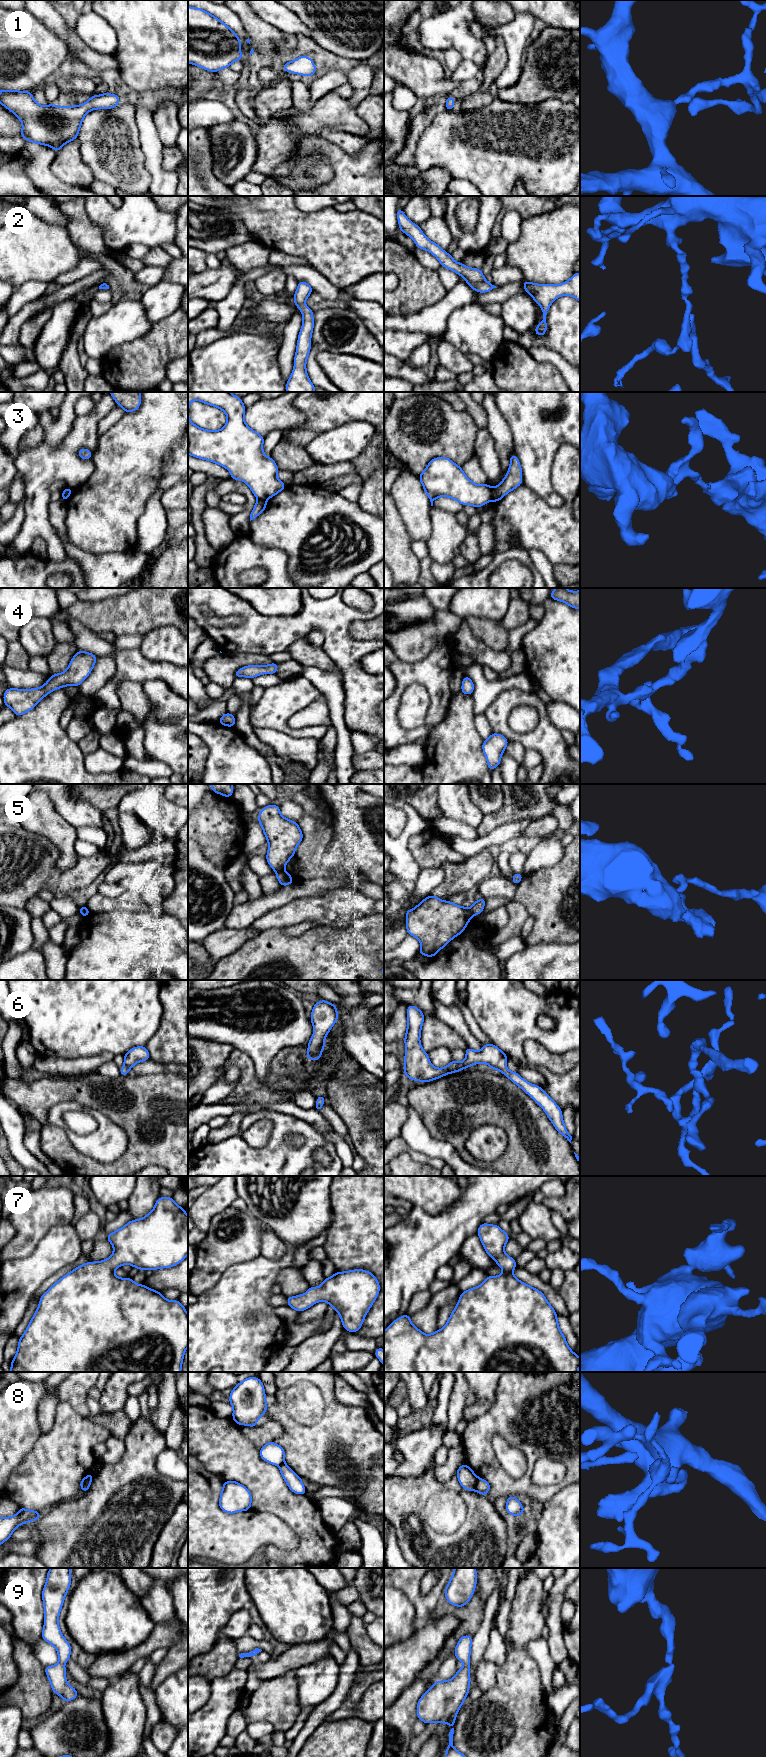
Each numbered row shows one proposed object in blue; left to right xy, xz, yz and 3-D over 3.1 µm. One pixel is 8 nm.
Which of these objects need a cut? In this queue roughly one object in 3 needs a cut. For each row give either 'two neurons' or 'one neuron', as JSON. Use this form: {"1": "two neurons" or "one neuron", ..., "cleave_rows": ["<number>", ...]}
{"1": "one neuron", "2": "one neuron", "3": "two neurons", "4": "one neuron", "5": "two neurons", "6": "one neuron", "7": "one neuron", "8": "two neurons", "9": "one neuron", "cleave_rows": ["3", "5", "8"]}

